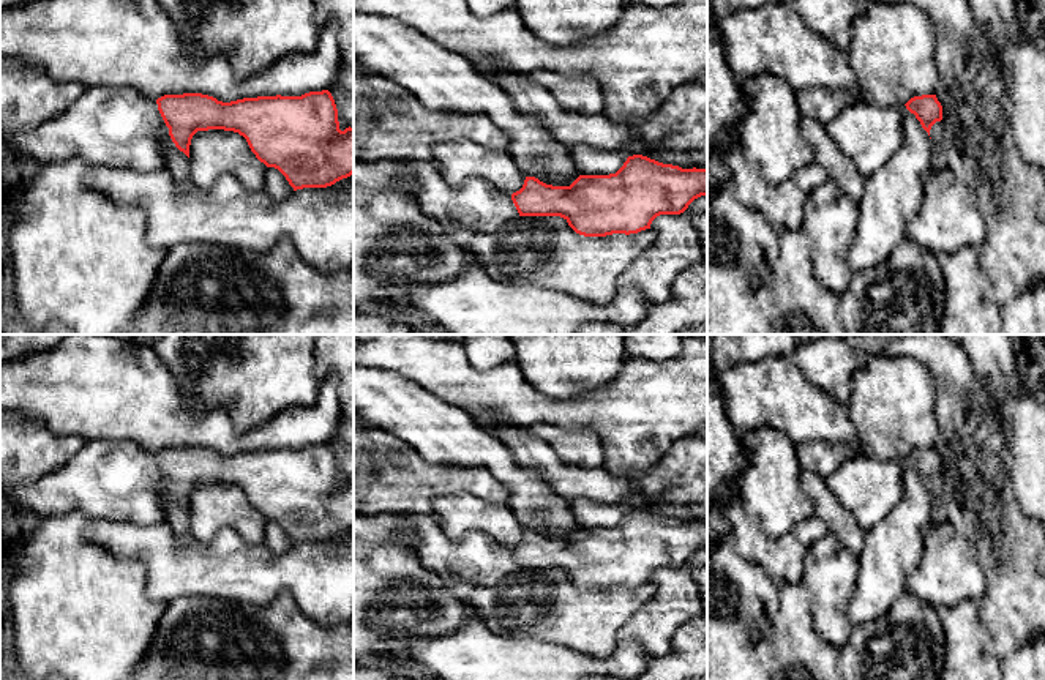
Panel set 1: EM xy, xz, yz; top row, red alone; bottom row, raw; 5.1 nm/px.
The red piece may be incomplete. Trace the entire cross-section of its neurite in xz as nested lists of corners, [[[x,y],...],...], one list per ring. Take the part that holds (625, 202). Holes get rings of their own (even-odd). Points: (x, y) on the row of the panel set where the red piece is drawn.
[[[642,155],[628,156],[616,174],[579,175],[570,186],[552,186],[535,177],[526,177],[522,188],[511,196],[480,178],[451,186],[433,161],[368,163],[354,158],[354,189],[398,188],[401,177],[412,177],[417,181],[414,194],[417,205],[458,243],[466,243],[477,234],[494,234],[518,216],[560,216],[584,237],[630,235],[650,229],[652,221],[660,215],[684,213],[695,199],[707,196],[707,169],[682,169]]]

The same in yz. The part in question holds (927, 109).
[[[922,95],[911,98],[906,109],[916,115],[922,128],[931,137],[931,169],[942,170],[949,167],[949,156],[944,145],[942,106],[936,95]]]

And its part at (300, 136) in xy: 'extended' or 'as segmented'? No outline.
extended

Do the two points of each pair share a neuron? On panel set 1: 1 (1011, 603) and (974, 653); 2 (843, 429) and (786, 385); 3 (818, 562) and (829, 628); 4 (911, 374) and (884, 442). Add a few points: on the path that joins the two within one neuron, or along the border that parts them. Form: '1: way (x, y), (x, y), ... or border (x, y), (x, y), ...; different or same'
1: border (976, 603), (988, 649), (1000, 660); different
2: way (829, 422), (816, 415), (801, 399); same
3: way (829, 578), (829, 612); same
4: way (898, 392), (892, 401), (889, 425); same

